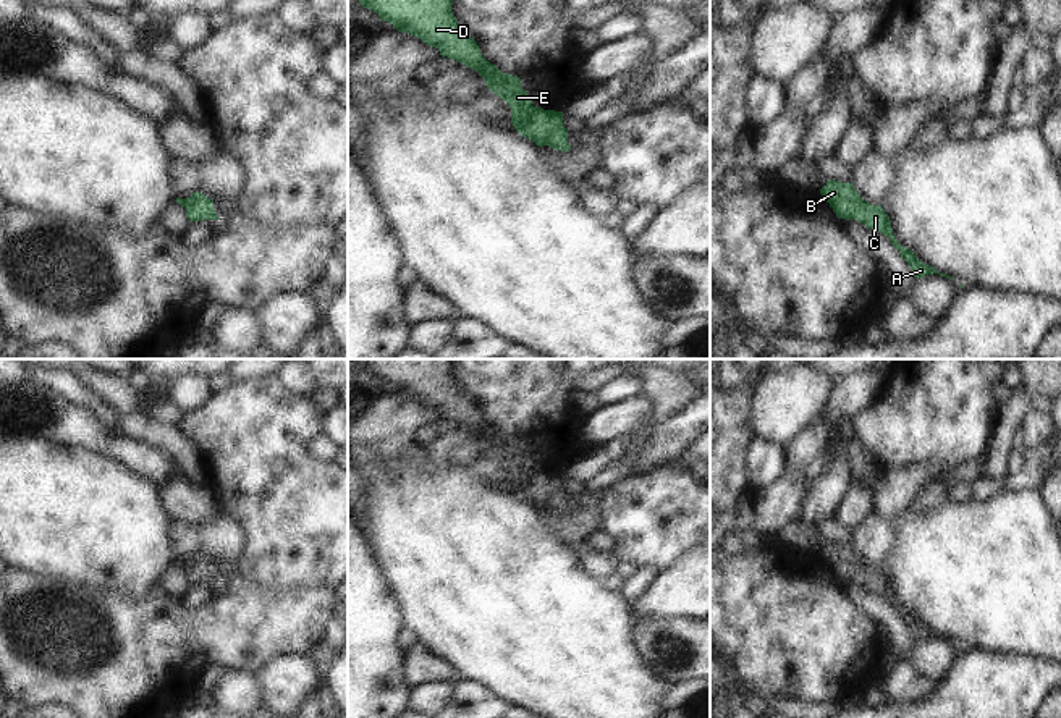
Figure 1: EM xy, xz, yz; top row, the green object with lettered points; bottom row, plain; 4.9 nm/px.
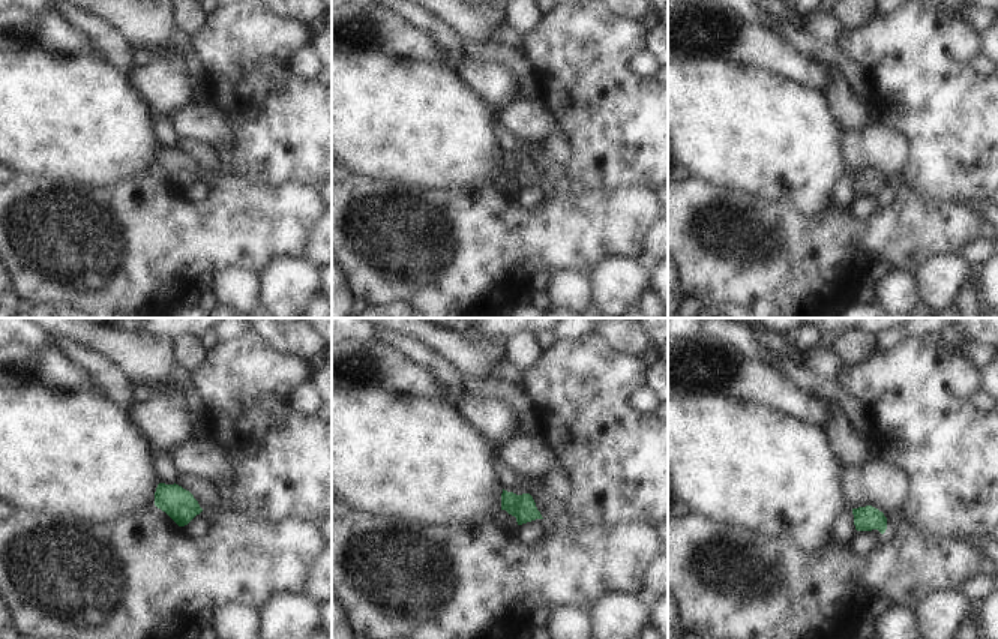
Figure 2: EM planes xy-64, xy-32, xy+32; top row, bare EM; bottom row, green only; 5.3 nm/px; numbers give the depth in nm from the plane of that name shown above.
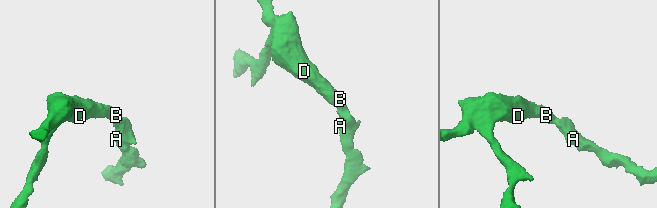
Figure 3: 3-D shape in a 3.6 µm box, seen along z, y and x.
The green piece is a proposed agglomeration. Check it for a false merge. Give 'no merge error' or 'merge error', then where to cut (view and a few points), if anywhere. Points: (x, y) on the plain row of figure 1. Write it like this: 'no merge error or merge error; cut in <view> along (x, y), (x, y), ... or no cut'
no merge error; no cut

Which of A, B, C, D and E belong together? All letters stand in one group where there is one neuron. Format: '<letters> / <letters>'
A B C D E

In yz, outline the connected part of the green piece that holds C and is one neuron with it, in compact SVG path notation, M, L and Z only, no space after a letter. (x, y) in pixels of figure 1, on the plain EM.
M828 542L820 551L823 561L830 566L838 581L857 582L867 590L890 600L891 606L899 613L901 619L909 626L914 639L919 642L925 637L938 636L933 629L924 626L915 616L901 608L893 597L891 584L881 568L872 568L860 560L852 545Z

